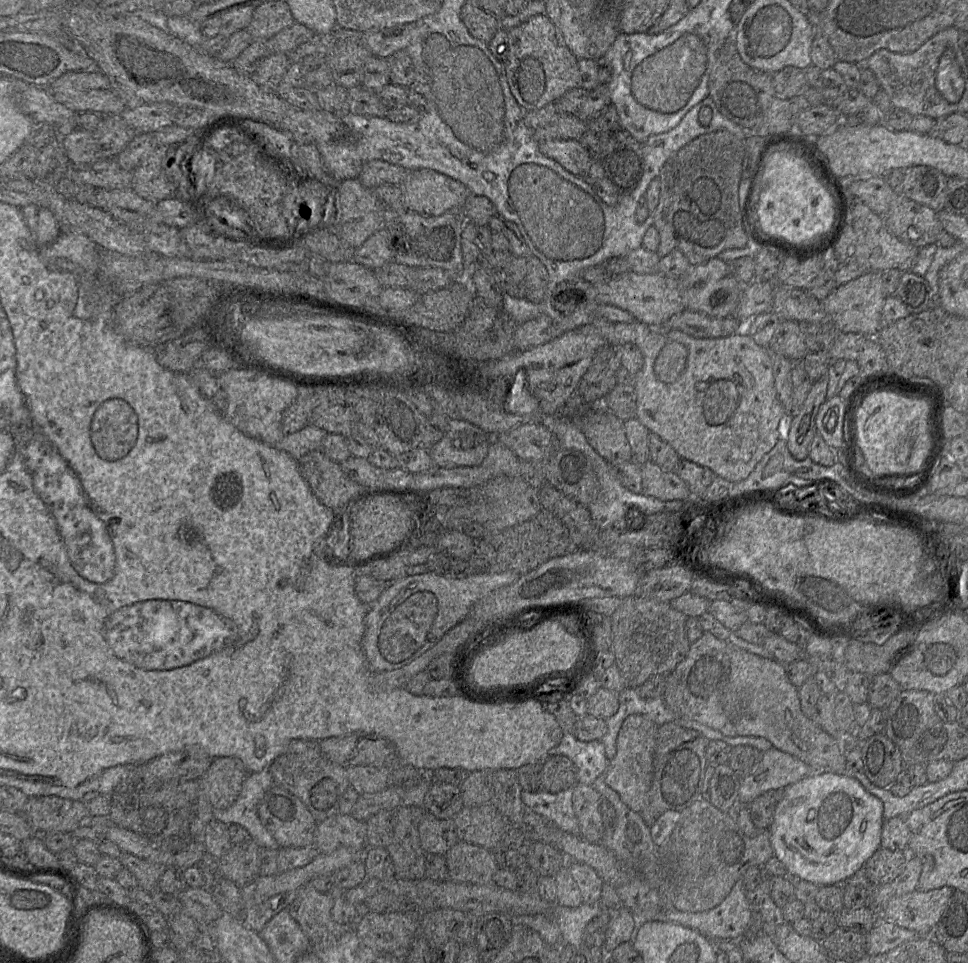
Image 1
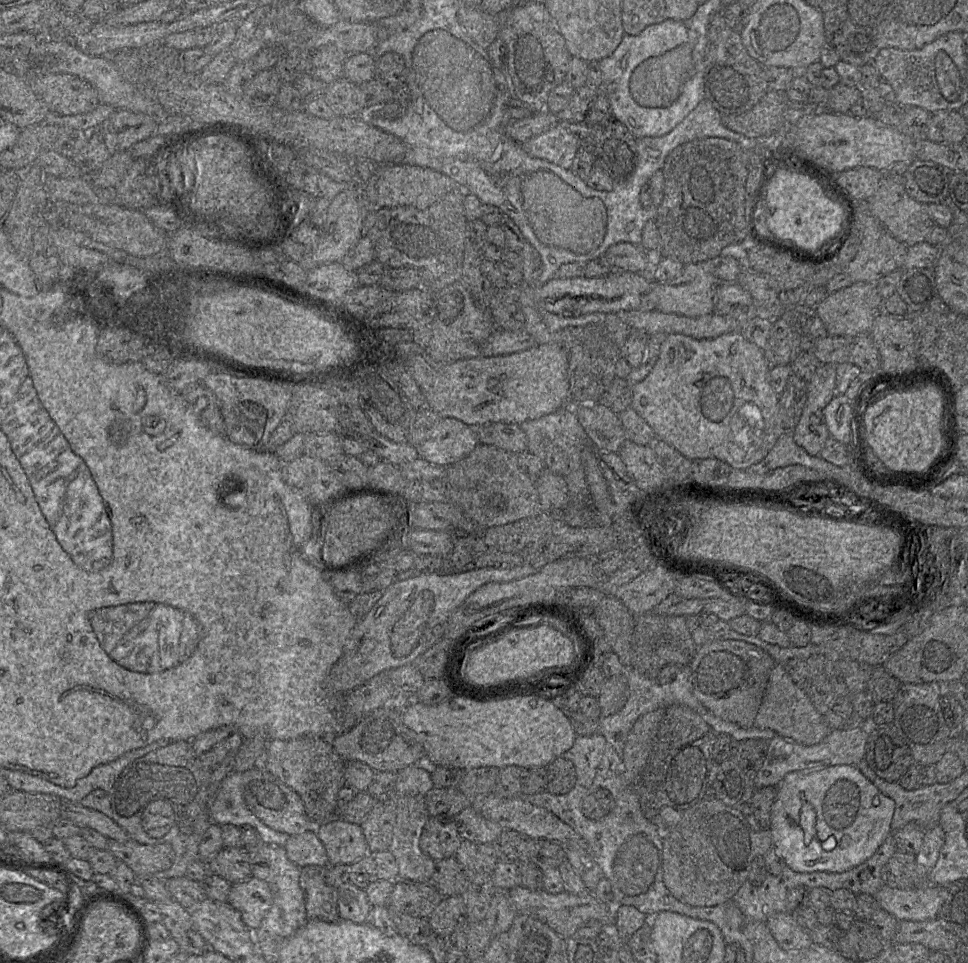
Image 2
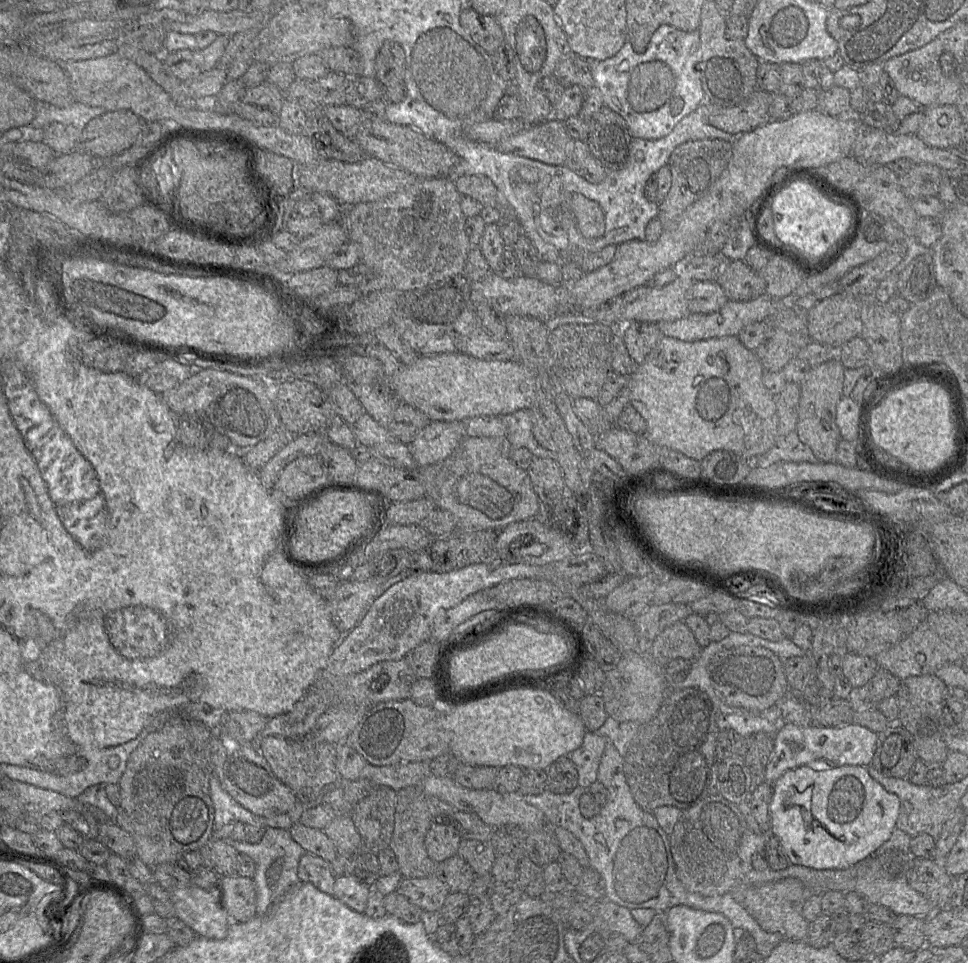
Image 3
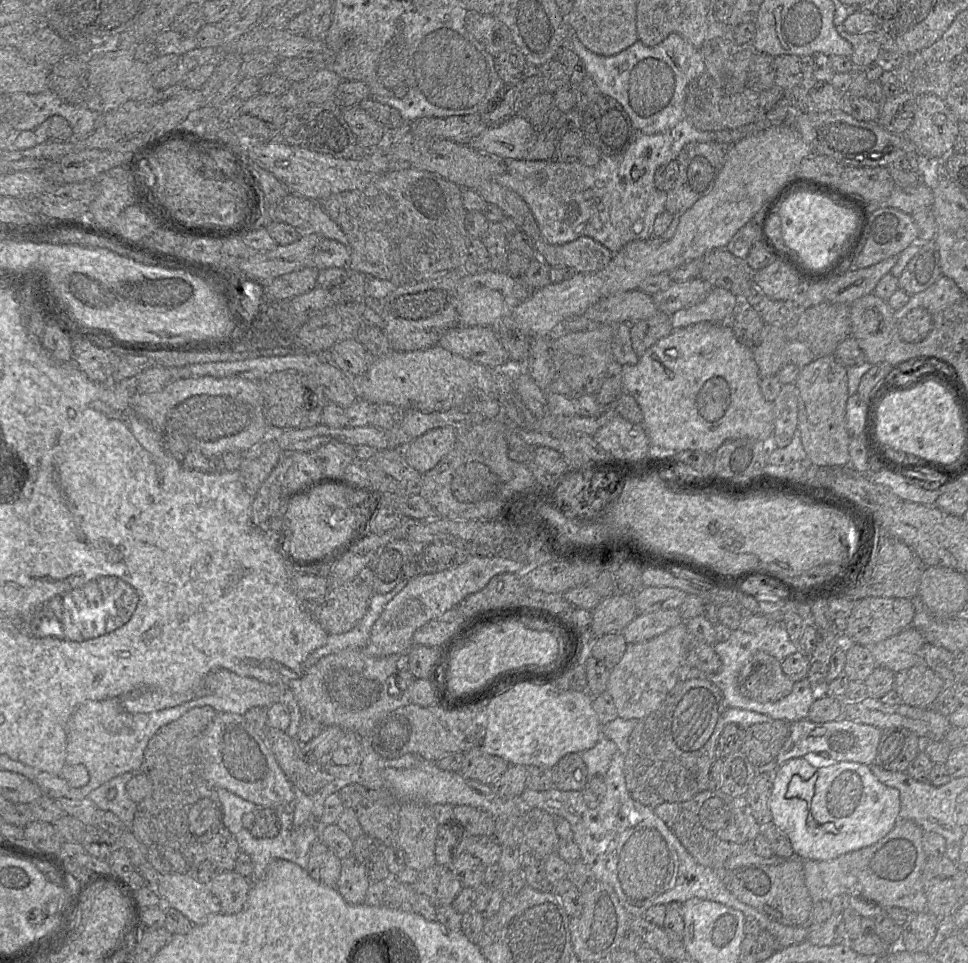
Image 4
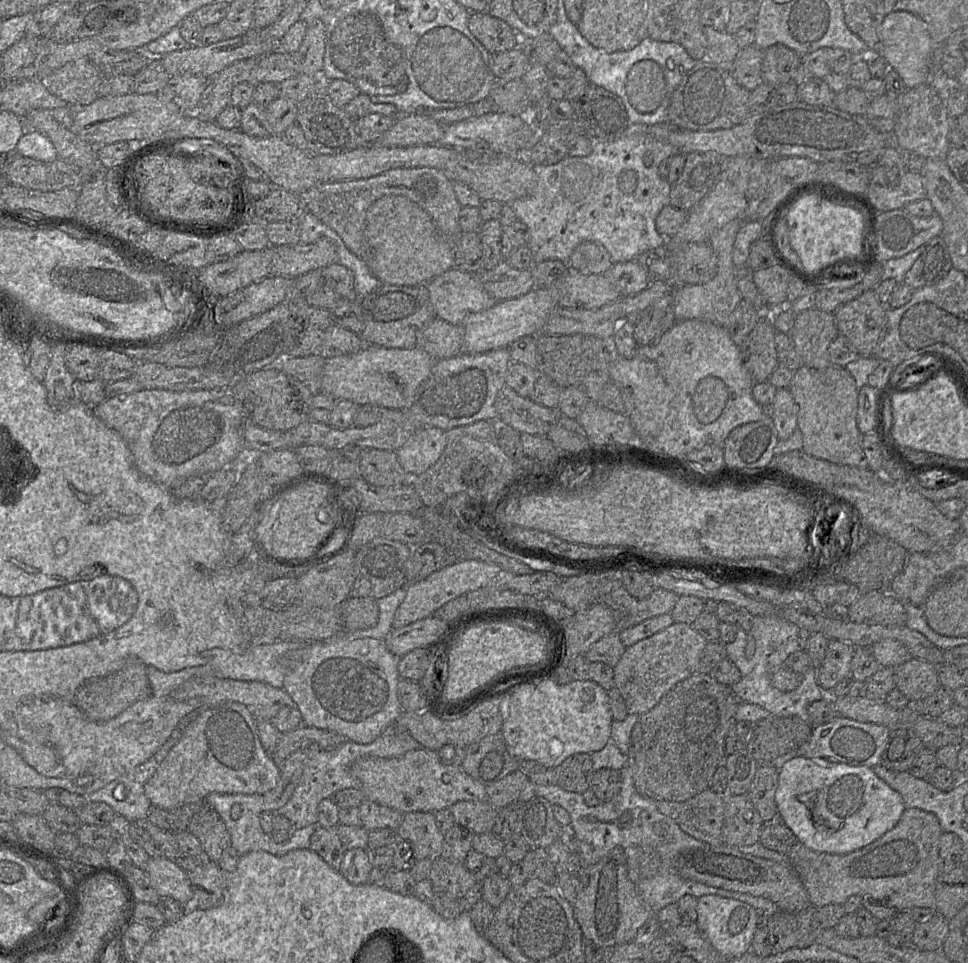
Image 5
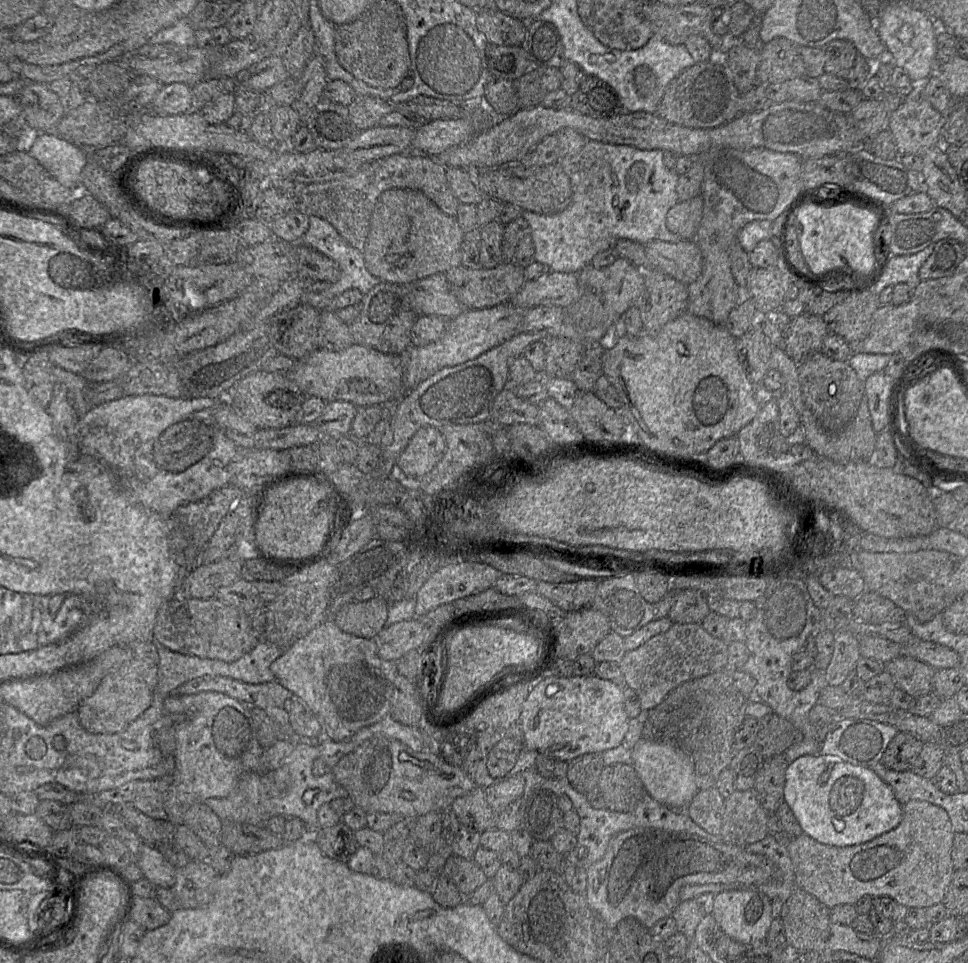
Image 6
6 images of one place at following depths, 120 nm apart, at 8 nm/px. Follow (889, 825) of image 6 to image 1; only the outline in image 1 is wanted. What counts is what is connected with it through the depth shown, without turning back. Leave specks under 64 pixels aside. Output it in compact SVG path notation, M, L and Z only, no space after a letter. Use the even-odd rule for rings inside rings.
M813 771L784 789L769 827L773 855L784 864L788 876L799 877L818 886L841 885L881 847L883 823L882 801L869 793L856 778L828 771Z

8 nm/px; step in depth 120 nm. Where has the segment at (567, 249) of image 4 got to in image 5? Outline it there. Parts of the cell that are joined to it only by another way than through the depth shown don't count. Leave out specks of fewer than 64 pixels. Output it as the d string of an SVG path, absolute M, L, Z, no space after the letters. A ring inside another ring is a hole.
M585 241L577 246L567 264L569 268L595 275L604 274L612 266L607 249L601 243L593 241Z

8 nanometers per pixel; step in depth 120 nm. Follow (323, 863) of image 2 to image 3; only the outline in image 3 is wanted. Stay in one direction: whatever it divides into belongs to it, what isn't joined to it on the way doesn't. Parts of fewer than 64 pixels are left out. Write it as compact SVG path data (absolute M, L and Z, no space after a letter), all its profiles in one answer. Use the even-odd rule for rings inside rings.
M299 822L289 829L292 838L305 850L327 862L333 862L338 856L336 847L323 830L307 827Z

